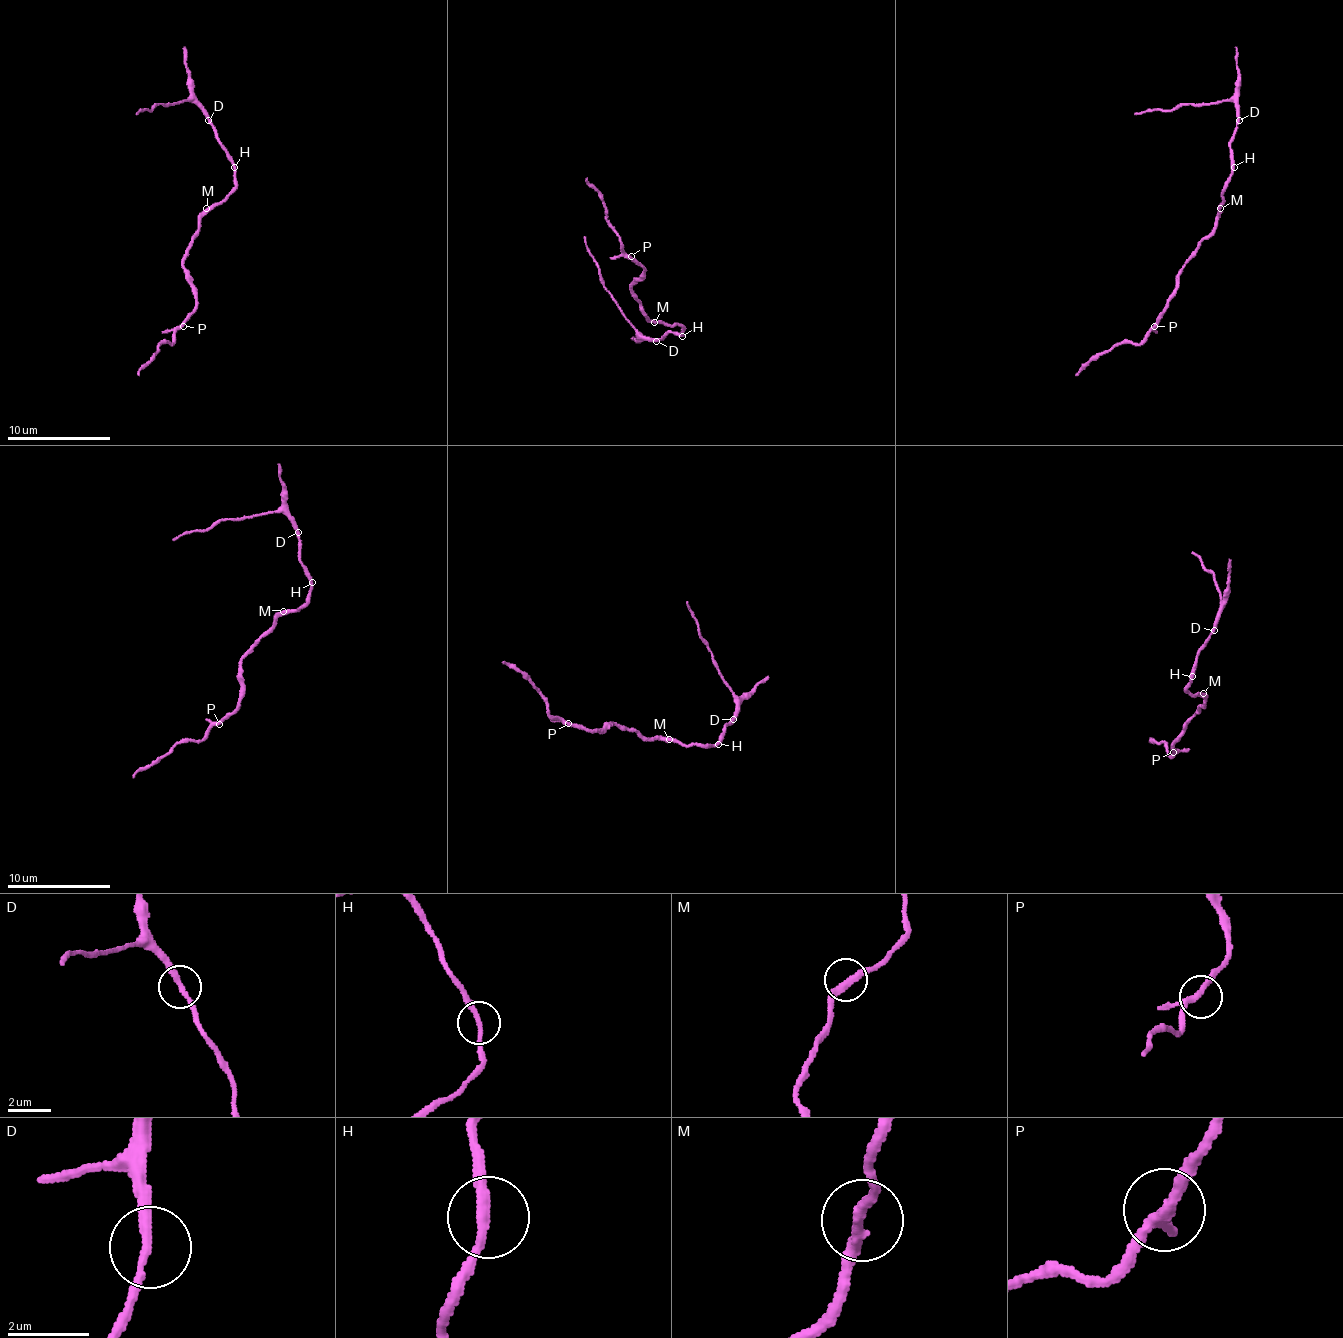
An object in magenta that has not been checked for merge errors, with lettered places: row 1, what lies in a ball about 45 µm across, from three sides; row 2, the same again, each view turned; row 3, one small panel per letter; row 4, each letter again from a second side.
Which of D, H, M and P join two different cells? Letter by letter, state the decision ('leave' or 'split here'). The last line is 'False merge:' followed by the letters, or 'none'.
D: leave
H: leave
M: leave
P: leave
False merge: none

